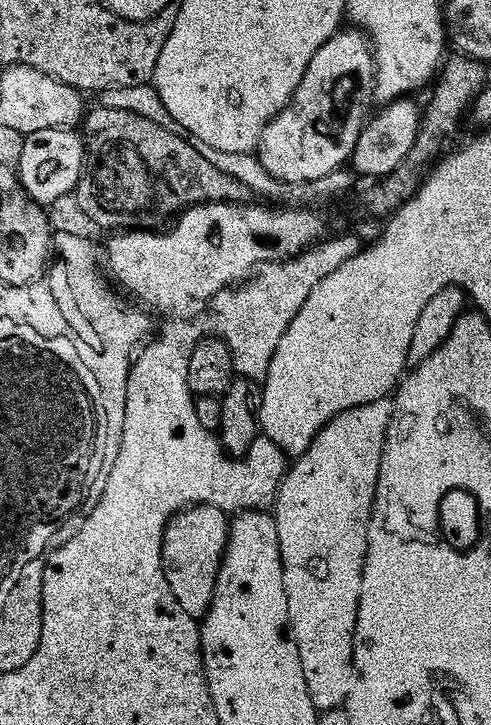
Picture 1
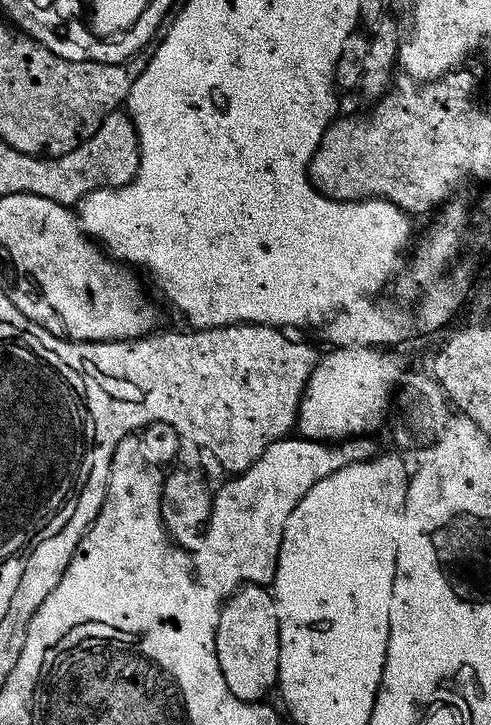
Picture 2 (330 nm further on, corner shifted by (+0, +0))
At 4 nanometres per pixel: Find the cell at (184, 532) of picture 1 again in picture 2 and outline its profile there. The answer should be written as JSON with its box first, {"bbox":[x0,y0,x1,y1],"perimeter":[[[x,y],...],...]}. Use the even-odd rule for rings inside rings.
{"bbox":[216,582,280,702],"perimeter":[[[255,582],[245,583],[224,602],[216,627],[216,655],[220,676],[226,678],[230,694],[249,702],[260,702],[268,691],[277,687],[280,627],[276,601],[267,587]]]}

